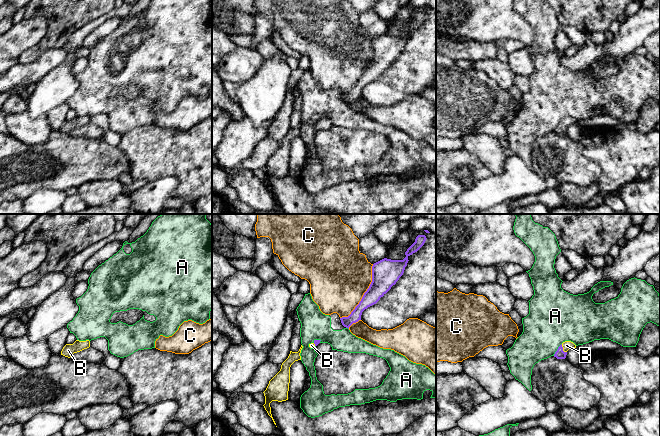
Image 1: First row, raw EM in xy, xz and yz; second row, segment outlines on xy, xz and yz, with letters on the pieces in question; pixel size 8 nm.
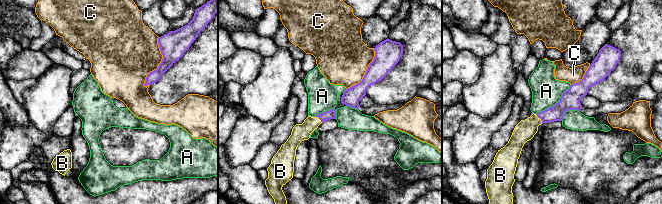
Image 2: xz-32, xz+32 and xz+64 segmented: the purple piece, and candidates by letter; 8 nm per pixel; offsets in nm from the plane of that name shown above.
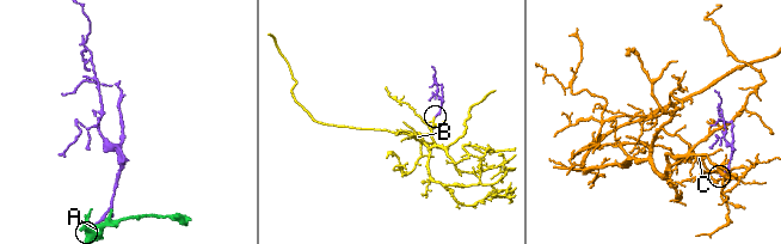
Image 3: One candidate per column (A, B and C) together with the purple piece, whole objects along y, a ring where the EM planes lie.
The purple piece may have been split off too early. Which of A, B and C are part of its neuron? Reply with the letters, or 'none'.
B

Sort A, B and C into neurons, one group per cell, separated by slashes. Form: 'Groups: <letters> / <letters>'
Groups: A / B / C

